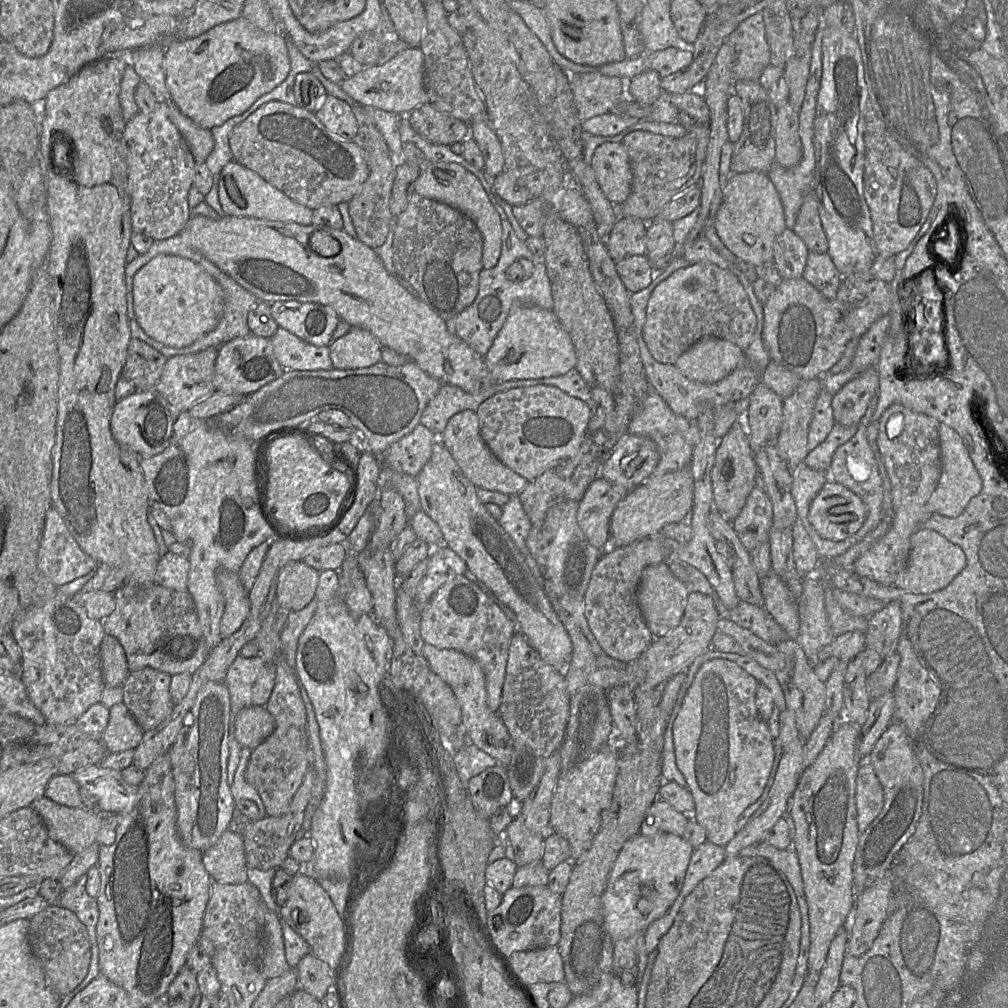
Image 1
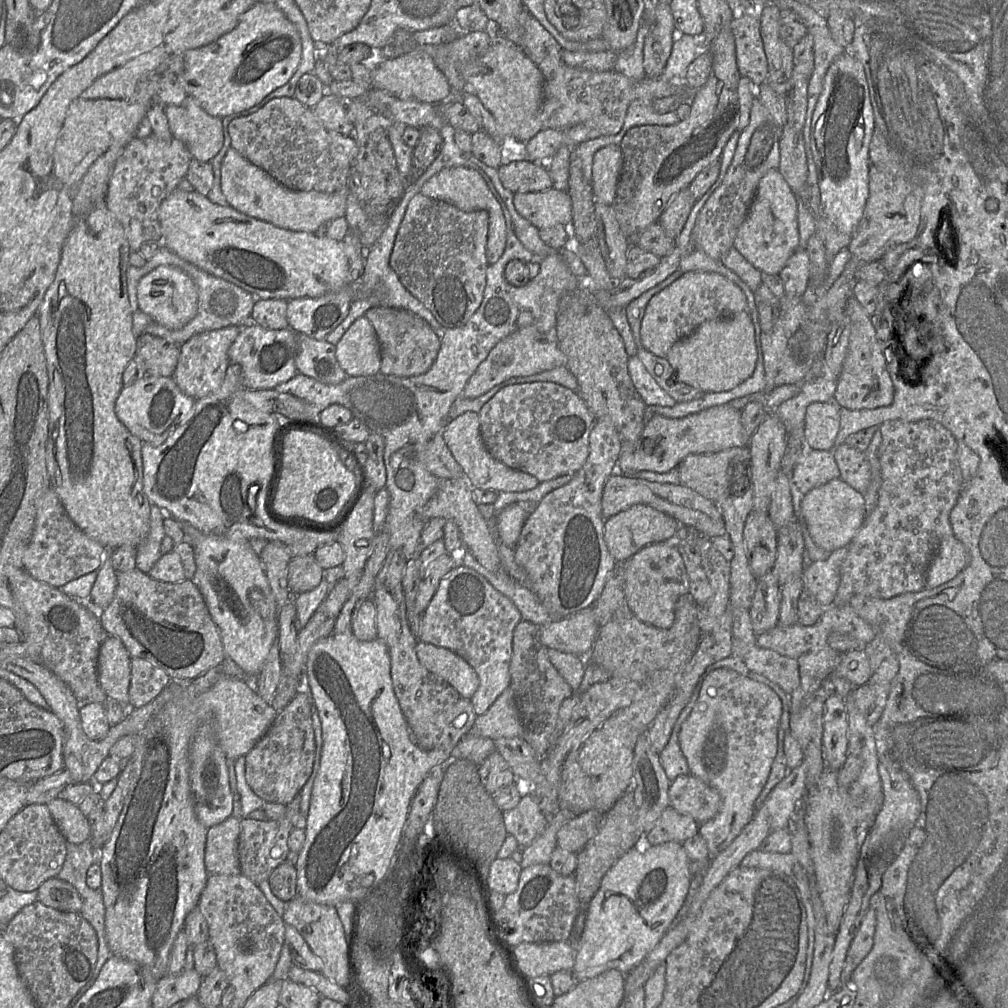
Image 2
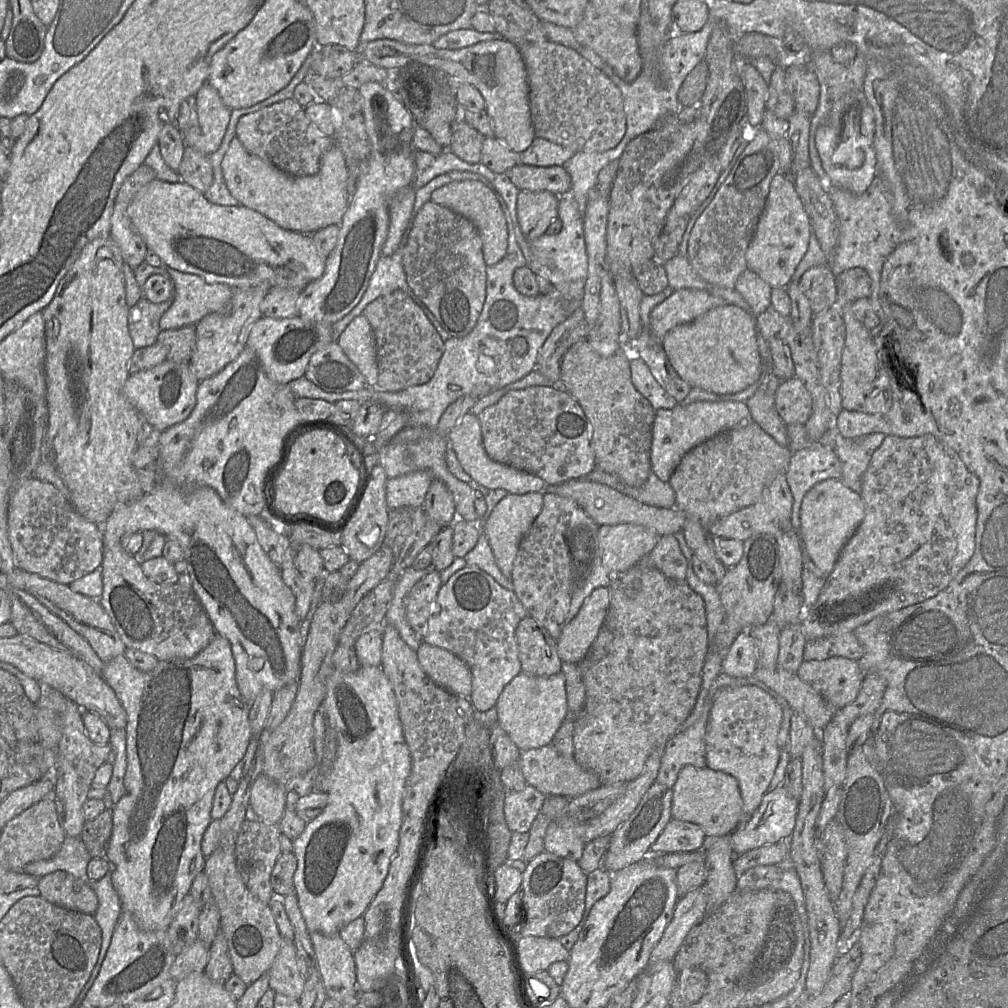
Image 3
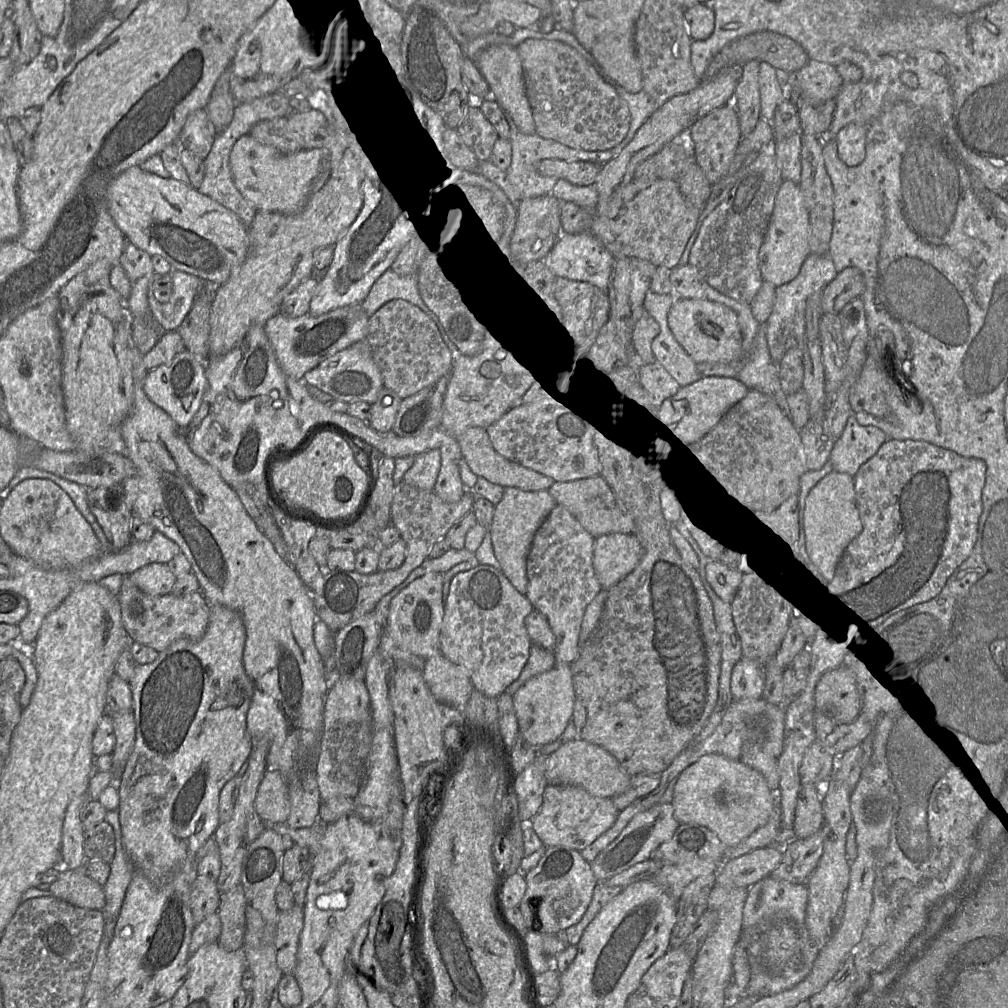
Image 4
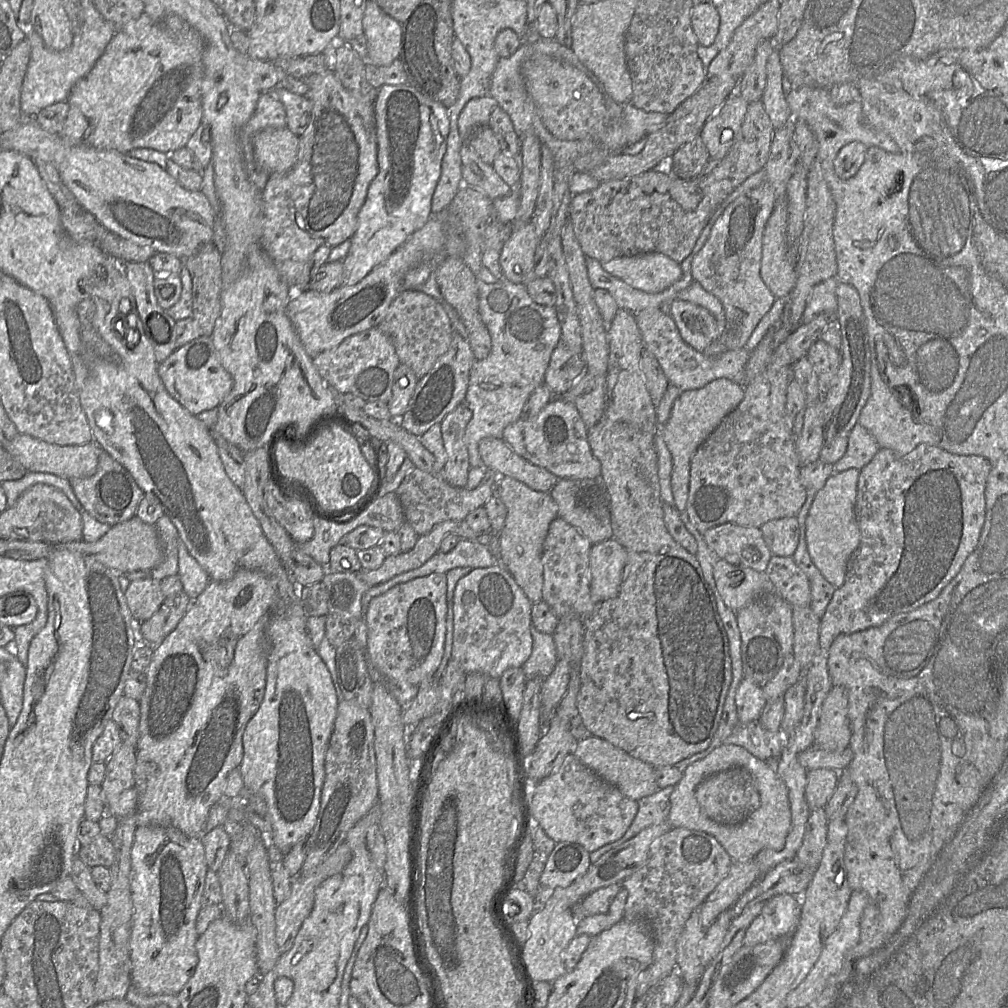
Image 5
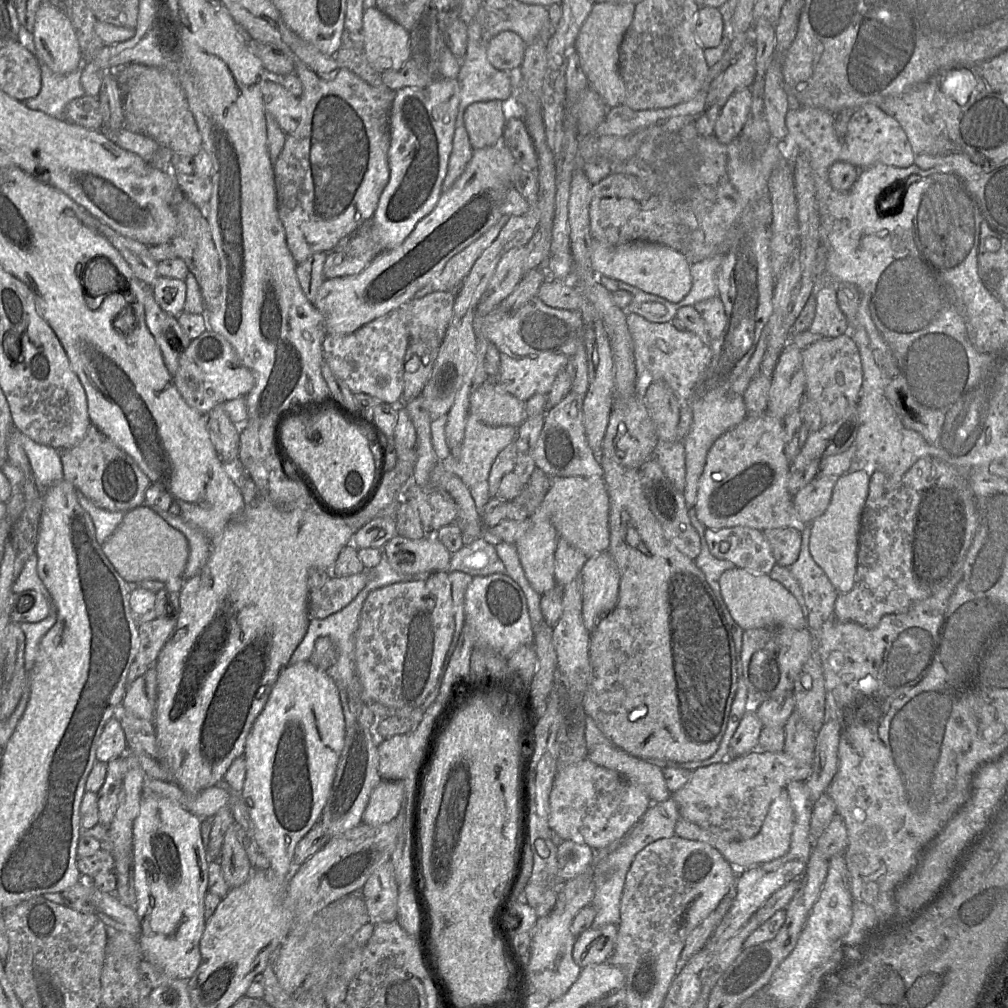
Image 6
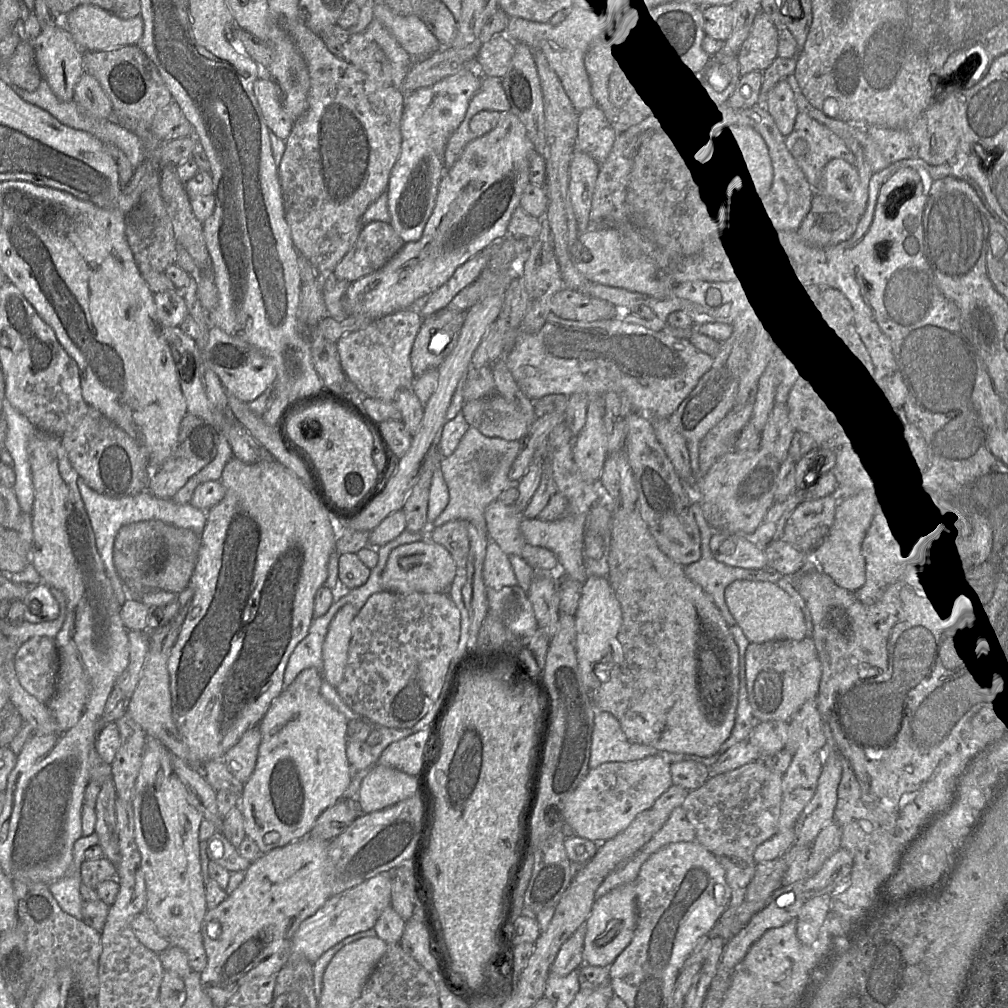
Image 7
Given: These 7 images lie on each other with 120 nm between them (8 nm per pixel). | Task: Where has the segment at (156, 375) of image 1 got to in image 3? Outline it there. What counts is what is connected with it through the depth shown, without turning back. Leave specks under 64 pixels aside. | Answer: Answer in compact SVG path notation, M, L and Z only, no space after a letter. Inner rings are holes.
M187 325L176 329L161 330L156 342L166 347L166 360L188 363L196 345L196 327Z

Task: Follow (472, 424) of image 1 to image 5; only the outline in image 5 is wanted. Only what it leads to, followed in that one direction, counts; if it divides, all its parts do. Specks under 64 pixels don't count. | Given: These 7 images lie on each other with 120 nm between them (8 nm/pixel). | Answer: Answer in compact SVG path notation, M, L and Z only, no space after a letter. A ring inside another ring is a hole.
M483 438L479 442L479 455L485 469L492 470L499 477L514 478L535 491L549 493L558 481L558 478L546 469L519 456L502 439Z

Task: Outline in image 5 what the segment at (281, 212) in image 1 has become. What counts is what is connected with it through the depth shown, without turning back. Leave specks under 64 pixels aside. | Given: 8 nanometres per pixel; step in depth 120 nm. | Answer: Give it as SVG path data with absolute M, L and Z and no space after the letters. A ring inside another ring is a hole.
M287 127L265 128L254 137L253 149L258 166L268 174L283 173L297 162L299 137Z

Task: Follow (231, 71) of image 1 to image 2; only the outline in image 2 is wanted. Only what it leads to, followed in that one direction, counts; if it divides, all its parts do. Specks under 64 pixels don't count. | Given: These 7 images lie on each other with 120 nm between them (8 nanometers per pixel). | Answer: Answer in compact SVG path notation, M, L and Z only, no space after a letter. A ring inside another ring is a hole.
M258 1L239 18L236 26L215 41L186 51L177 80L187 93L210 115L225 116L247 110L275 89L286 84L297 69L302 53L302 43L295 25L276 7Z

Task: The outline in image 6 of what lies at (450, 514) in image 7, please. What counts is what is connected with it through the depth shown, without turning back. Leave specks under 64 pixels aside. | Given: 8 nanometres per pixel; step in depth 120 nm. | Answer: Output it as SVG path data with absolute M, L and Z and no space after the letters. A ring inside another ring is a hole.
M470 413L466 421L460 456L455 458L450 454L442 462L447 470L457 475L468 488L471 488L479 482L487 482L497 455L514 442L516 435L517 428L514 426L489 426Z

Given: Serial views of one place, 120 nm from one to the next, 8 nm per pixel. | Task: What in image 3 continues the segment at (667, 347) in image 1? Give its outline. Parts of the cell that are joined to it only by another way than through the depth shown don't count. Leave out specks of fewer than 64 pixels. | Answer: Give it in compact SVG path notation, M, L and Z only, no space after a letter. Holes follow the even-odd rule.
M681 289L658 304L650 315L651 334L663 343L668 331L677 325L689 323L710 309L727 305L726 301L704 290Z

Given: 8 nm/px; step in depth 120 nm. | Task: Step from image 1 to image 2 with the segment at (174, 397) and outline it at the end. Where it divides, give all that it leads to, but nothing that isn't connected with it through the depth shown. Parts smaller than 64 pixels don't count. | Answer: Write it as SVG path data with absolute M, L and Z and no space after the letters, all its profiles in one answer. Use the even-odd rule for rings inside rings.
M233 325L206 331L194 335L181 345L180 356L172 377L183 393L196 400L216 392L221 387L230 364L228 350L241 330L242 327Z

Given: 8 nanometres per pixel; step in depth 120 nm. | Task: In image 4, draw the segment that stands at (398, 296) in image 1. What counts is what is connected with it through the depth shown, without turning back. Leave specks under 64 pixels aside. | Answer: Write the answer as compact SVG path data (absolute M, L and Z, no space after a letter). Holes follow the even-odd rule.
M136 165L110 183L107 198L112 218L131 243L150 255L162 256L172 268L196 275L205 283L224 283L248 255L249 227L189 182L164 178Z

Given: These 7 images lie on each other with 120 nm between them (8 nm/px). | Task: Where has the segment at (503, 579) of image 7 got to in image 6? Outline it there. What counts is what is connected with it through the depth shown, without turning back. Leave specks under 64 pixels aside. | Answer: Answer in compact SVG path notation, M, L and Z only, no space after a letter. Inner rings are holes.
M482 538L465 544L451 555L447 572L461 571L472 577L506 574L505 566L495 550L495 546Z

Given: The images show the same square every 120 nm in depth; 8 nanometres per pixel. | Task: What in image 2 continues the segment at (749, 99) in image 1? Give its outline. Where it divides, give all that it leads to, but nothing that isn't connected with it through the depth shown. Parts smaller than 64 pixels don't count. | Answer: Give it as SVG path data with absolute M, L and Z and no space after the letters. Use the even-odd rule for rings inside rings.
M754 98L748 126L741 131L733 160L721 185L701 209L691 232L691 243L715 260L734 248L737 232L745 221L760 180L780 162L779 141L782 130L759 98Z

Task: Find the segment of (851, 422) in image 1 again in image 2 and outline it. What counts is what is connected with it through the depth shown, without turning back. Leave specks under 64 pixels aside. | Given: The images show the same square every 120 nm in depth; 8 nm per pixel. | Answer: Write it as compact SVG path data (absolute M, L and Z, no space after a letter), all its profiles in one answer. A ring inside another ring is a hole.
M854 296L847 301L846 318L850 324L849 345L833 402L849 410L889 406L894 398L894 389L881 351L881 344L876 339L870 316Z

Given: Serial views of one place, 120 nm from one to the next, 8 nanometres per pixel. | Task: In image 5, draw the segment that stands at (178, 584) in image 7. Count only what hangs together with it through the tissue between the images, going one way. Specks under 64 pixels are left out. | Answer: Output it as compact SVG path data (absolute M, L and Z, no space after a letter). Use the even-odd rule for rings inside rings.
M136 515L131 519L112 526L103 537L93 543L84 540L66 543L68 548L84 550L97 561L119 574L134 571L149 571L162 561L162 548L154 525L143 522Z

